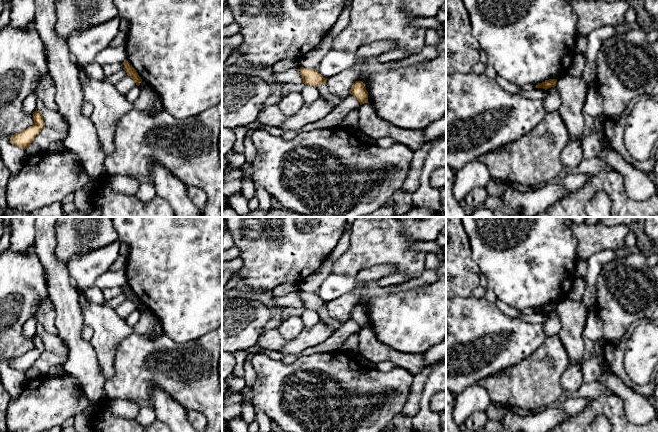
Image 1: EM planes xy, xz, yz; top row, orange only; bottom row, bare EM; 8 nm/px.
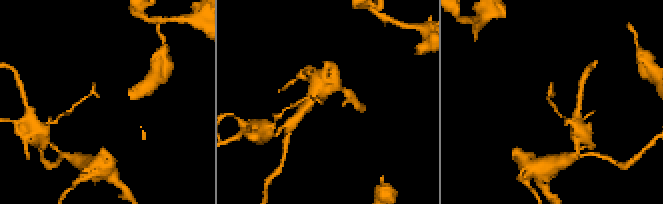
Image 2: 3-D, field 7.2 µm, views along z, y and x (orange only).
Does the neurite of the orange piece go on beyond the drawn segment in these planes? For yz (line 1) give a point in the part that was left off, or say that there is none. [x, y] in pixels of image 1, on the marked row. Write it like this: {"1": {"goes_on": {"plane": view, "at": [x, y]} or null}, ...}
{"1": {"goes_on": null}}

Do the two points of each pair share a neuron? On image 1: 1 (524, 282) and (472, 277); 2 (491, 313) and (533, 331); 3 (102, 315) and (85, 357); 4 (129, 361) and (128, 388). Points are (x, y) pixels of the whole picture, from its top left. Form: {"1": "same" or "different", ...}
{"1": "different", "2": "same", "3": "different", "4": "same"}

